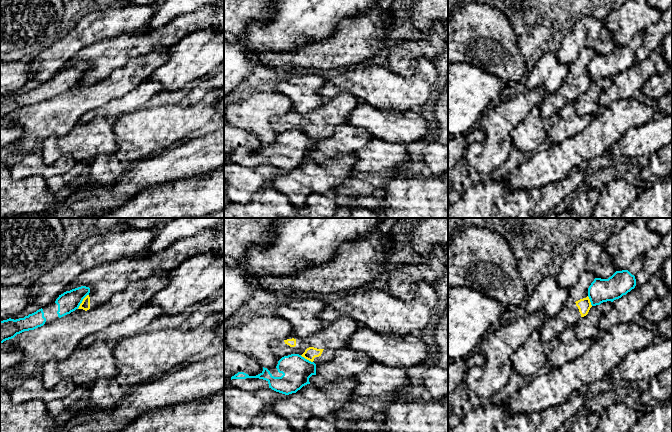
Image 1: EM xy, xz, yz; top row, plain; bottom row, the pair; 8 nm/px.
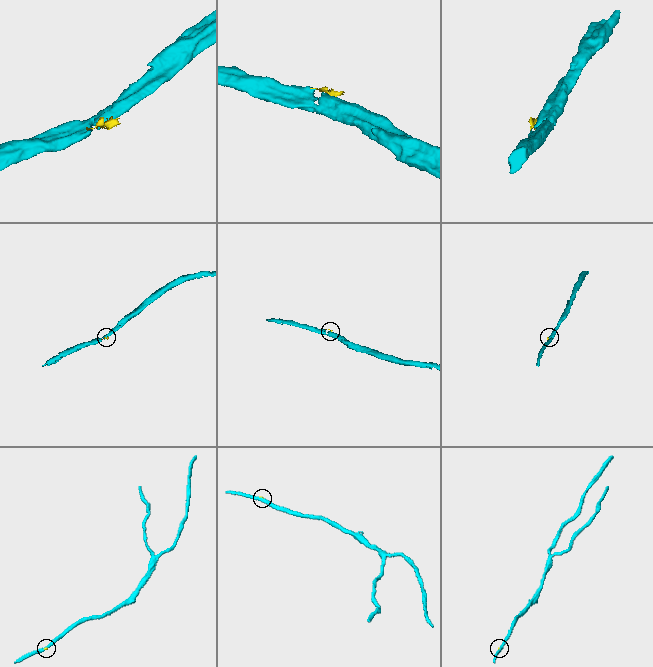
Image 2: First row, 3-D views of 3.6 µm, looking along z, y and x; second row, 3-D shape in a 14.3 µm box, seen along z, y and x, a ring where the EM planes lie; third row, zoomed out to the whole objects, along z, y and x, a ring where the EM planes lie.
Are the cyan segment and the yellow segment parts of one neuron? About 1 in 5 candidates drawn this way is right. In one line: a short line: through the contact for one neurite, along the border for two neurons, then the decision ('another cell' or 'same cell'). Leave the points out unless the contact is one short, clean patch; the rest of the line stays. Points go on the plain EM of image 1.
line xy (88, 70), (77, 84); another cell

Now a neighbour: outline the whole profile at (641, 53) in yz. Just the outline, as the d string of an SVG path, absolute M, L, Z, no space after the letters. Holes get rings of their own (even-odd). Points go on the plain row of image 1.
M641 45L635 51L635 55L636 55L636 62L640 62L640 61L643 61L649 55L649 52L644 49L643 45Z

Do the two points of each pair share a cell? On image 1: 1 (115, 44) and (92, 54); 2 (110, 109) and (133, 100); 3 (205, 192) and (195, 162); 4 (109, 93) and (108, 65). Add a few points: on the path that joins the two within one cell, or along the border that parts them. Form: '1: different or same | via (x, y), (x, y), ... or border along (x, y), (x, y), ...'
1: same | via (109, 50), (106, 53), (98, 54)
2: same | via (116, 108), (127, 104)
3: different | border along (213, 170), (190, 177), (182, 177), (176, 181)
4: different | border along (127, 61), (115, 68), (105, 78), (90, 85)

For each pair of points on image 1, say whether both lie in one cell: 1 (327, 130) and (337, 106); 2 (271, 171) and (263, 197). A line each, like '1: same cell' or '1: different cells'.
1: same cell
2: different cells

